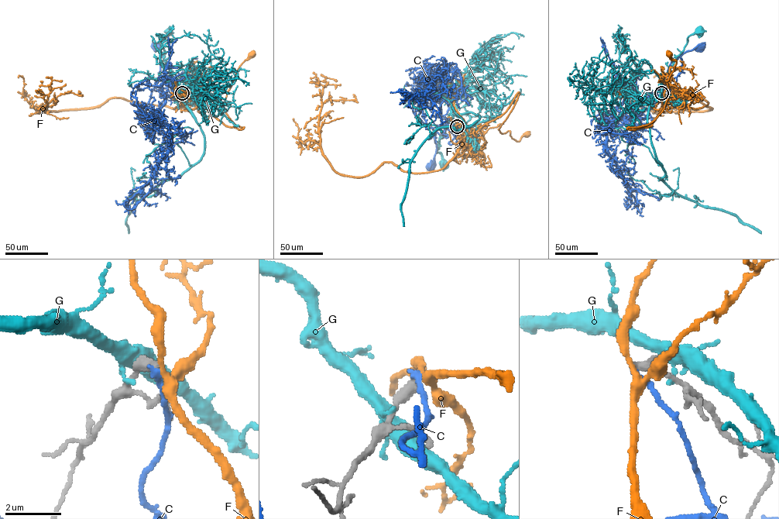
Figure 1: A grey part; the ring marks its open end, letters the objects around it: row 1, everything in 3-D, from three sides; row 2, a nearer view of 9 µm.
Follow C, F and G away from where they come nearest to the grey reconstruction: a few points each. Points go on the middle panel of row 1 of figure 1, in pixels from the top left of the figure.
C: (457, 126), (451, 131), (441, 122), (440, 103), (430, 86), (412, 108), (435, 132), (430, 166)
F: (458, 126), (473, 134), (501, 115), (518, 92), (498, 129), (502, 133), (509, 131), (517, 141), (526, 134)
G: (457, 128), (448, 120), (445, 133), (438, 141), (437, 151), (440, 154), (444, 164)

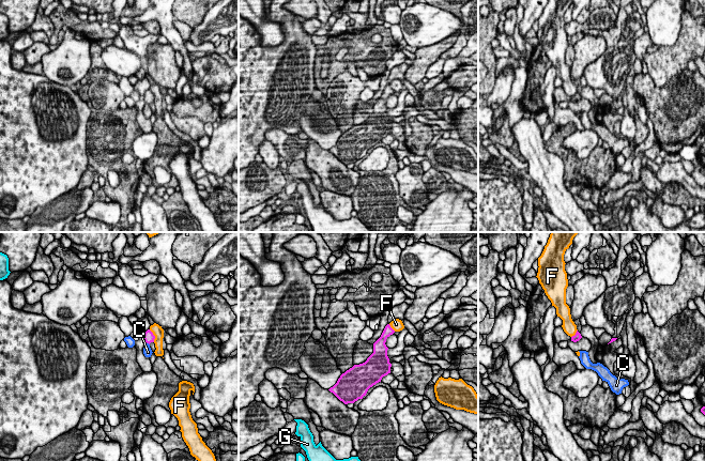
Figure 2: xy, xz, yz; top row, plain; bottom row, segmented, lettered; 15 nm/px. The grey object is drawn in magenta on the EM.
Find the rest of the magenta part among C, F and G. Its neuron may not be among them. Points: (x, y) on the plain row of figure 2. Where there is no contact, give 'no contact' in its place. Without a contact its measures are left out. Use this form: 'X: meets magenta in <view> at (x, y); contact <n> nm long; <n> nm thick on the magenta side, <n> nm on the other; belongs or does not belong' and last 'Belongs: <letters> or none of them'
C: meets magenta in xy at (148, 103); contact 70 nm long; 160 nm thick on the magenta side, 130 nm on the other; does not belong
F: meets magenta in xy at (154, 96); contact 200 nm long; 160 nm thick on the magenta side, 160 nm on the other; does not belong
G: no contact; does not belong
Belongs: none of them

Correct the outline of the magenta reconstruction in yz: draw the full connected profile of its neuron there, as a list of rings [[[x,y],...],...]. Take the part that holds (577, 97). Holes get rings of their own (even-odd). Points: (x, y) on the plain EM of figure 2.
[[[561,87],[555,88],[554,90],[554,96],[553,96],[554,104],[560,104],[561,102],[568,102],[568,101],[577,103],[581,98],[582,96],[578,91],[574,96],[570,97],[564,92],[563,88]]]

